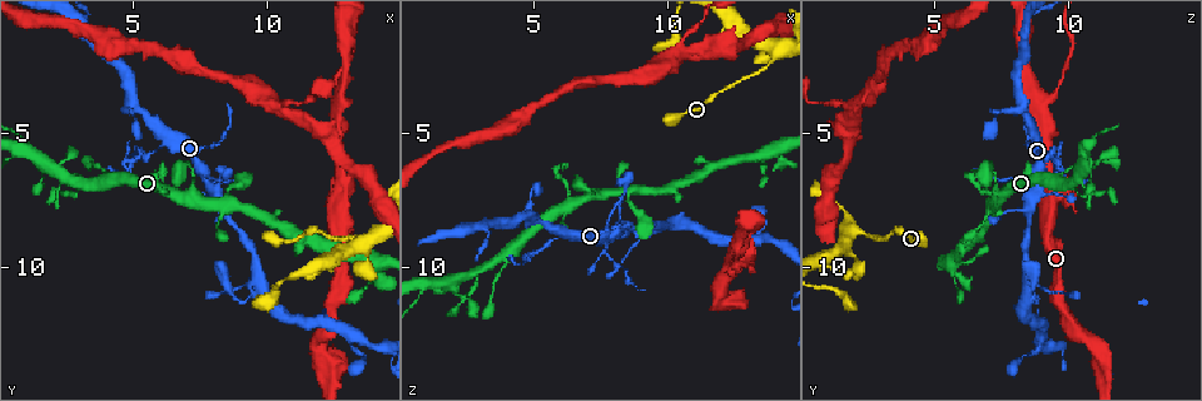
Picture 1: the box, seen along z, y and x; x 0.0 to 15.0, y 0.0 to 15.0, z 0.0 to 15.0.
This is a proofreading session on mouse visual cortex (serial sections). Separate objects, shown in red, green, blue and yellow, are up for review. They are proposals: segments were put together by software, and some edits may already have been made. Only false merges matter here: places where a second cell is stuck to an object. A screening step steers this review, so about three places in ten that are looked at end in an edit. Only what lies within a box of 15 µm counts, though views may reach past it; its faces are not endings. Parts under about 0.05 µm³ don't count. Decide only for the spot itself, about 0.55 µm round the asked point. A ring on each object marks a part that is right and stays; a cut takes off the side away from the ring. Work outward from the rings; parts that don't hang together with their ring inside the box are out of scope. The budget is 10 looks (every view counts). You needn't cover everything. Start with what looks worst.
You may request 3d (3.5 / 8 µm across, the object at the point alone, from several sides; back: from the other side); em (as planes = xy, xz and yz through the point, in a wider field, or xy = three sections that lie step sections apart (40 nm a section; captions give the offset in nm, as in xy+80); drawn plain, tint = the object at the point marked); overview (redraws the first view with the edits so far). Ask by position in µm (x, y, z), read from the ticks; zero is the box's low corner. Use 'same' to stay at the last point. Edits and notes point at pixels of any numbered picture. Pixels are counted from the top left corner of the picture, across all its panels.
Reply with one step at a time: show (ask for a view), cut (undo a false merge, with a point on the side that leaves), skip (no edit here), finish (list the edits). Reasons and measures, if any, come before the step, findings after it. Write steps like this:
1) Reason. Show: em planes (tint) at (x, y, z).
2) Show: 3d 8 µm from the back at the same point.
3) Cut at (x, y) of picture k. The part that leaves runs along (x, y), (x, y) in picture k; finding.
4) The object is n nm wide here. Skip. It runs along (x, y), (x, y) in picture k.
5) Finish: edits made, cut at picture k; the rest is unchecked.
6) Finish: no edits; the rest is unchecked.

Sudden change in width. Show: 3d 3.5 µm at (12.8, 7.2, 9.7).

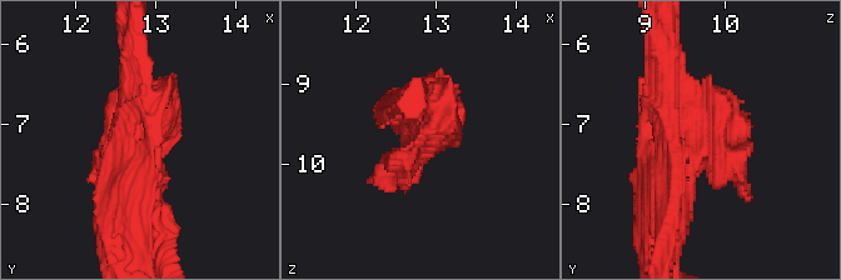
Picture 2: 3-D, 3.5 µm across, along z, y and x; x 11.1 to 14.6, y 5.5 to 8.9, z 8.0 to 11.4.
Need the tissue. Show: em xy step 5 (plain) at the same point.

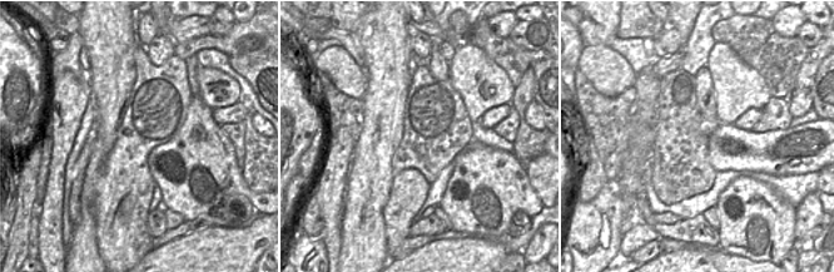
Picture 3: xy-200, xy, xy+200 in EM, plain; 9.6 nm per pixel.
Where the object lies. Show: em xy step 5 (tint) at the same point.

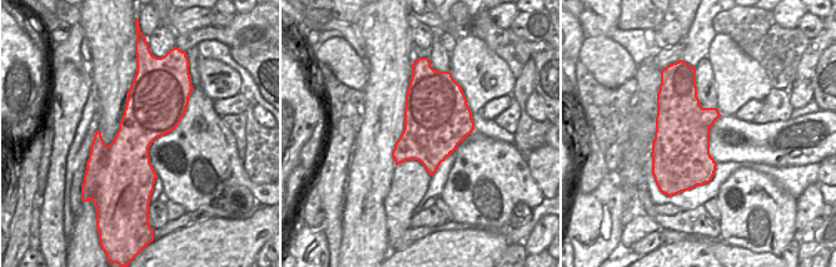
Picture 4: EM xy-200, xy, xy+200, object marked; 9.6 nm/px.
The object is 650 nm wide here. Skip. It runs along (412, 108), (419, 143), (384, 184) in picture 2; continuous, no second cell.

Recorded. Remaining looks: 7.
Thick turns thin. Show: 3d 8 µm at (12.5, 3.4, 9.5).

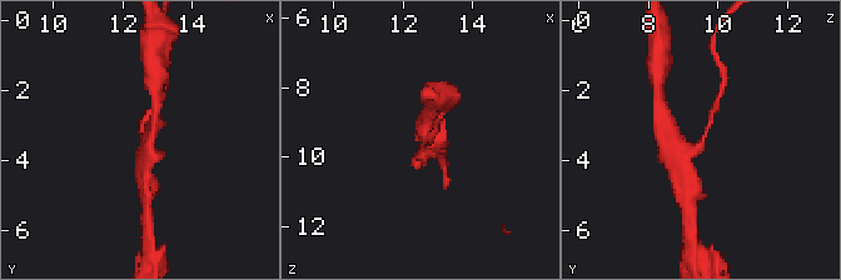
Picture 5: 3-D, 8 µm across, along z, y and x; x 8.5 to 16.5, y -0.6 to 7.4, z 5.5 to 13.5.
Show: em xy step 3 (tint) at (12.6, 3.4, 9.5).

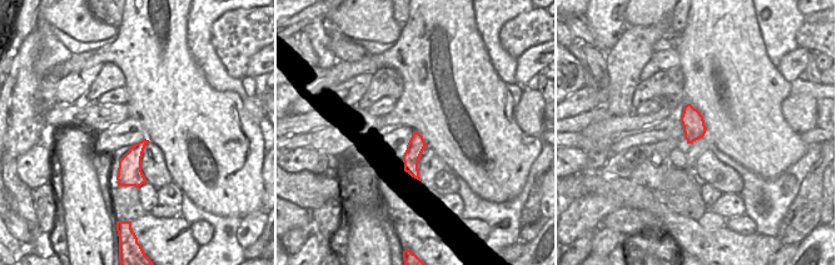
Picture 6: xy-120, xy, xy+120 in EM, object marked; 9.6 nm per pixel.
Skip. It runs along (678, 159), (702, 143), (715, 109) in picture 5; continuous, no second cell.

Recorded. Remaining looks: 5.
Thin arm on a thick one. Show: 3d 3.5 µm at (7.7, 6.8, 9.0).

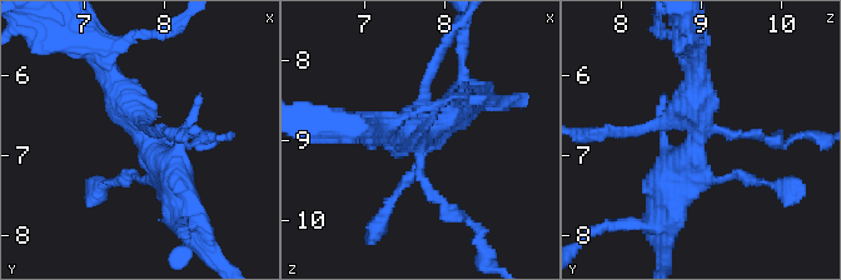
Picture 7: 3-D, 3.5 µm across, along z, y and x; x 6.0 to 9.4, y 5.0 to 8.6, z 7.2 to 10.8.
Show: em xy step 1 (tint) at (7.75, 6.85, 8.95).

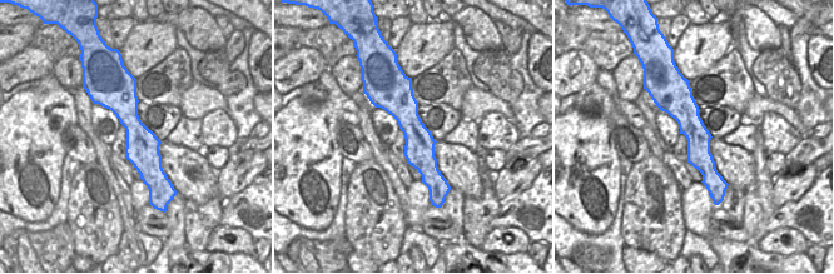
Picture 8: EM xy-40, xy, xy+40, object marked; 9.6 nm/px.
Skip. It runs along (109, 70), (183, 208) in picture 7; continuous, no second cell.

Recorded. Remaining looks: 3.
Thin neck. Show: 3d 3.5 µm at (5.9, 5.5, 8.9).

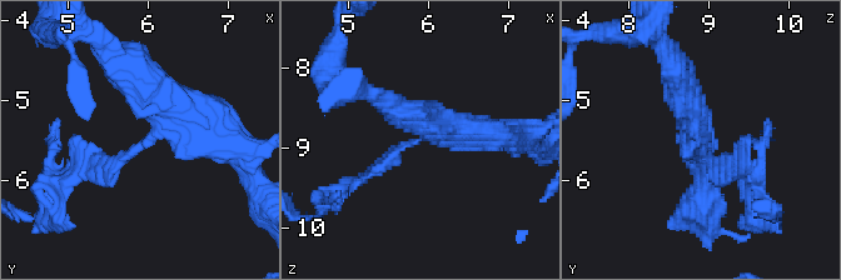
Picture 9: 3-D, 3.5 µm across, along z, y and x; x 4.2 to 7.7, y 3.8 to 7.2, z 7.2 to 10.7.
The arms are 150, 400 nm wide. Show: em xy step 5 (tint) at (5.90, 5.50, 8.90).

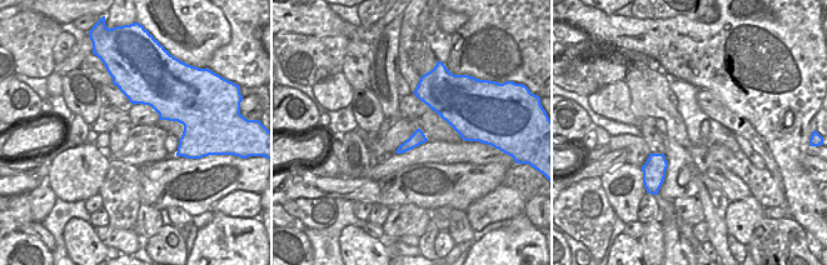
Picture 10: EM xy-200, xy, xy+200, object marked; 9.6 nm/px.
The object is 140 nm wide here. Skip. It runs along (488, 133), (434, 133), (353, 181) in picture 9; one cell here.

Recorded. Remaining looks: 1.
Finish: no edits; the rest is unchecked.

